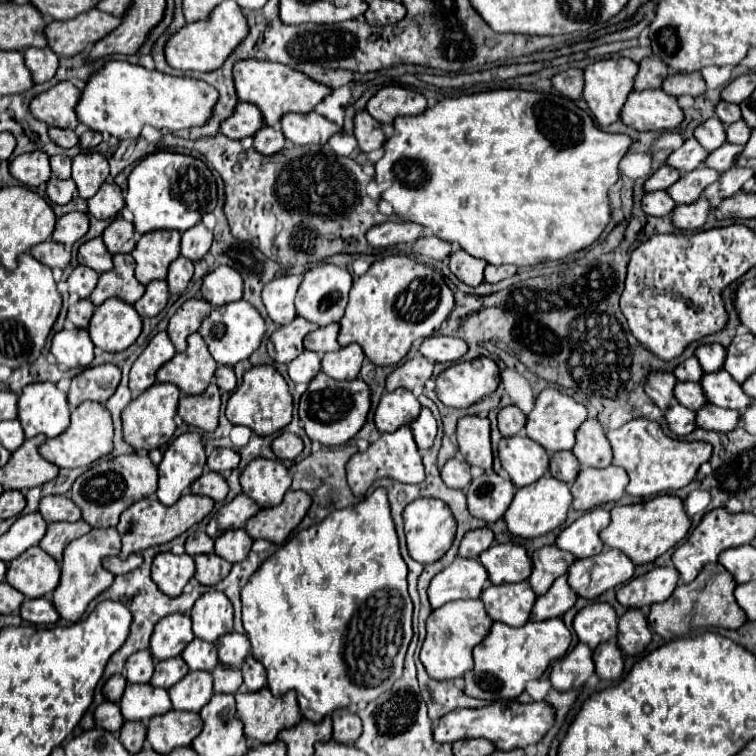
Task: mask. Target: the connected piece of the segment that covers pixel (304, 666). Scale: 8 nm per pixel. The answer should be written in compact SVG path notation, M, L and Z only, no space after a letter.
M376 488L370 496L366 496L362 502L350 508L342 508L332 512L328 518L324 518L318 524L312 524L310 528L298 532L292 540L288 540L282 548L278 548L268 560L262 562L262 568L254 572L254 576L248 580L246 588L242 588L242 622L244 630L252 642L252 656L260 660L268 672L268 688L274 692L274 696L282 696L288 690L294 690L298 694L298 704L306 720L320 722L326 714L332 714L338 708L348 708L350 704L358 702L372 702L382 692L390 690L392 684L402 676L404 668L404 656L408 650L408 644L412 640L412 600L408 596L408 584L406 584L406 562L400 556L398 548L398 536L394 530L394 522L390 516L390 504L384 488Z

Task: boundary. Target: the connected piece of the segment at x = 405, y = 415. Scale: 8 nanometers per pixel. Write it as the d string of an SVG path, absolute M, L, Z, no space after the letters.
M398 388L394 392L384 392L378 410L374 414L376 428L380 434L394 432L404 424L412 424L420 414L420 402L406 388Z

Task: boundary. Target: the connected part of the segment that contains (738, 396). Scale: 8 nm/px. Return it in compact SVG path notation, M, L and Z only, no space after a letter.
M726 370L702 374L700 386L706 392L708 402L712 402L716 406L742 410L742 408L752 404L752 398L742 392L740 384Z

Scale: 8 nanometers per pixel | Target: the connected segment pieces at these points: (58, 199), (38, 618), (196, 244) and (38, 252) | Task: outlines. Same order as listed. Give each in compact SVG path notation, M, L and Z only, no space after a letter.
M56 176L48 180L46 194L54 204L68 204L74 198L74 192L76 192L76 184L72 180L58 180Z
M48 598L24 600L20 608L20 616L22 620L32 622L32 624L54 624L60 618L54 604Z
M200 222L194 228L182 232L182 256L196 262L202 260L212 244L212 232Z
M46 240L42 244L36 244L32 248L32 256L50 268L66 268L70 264L70 258L72 258L70 252L54 240Z

